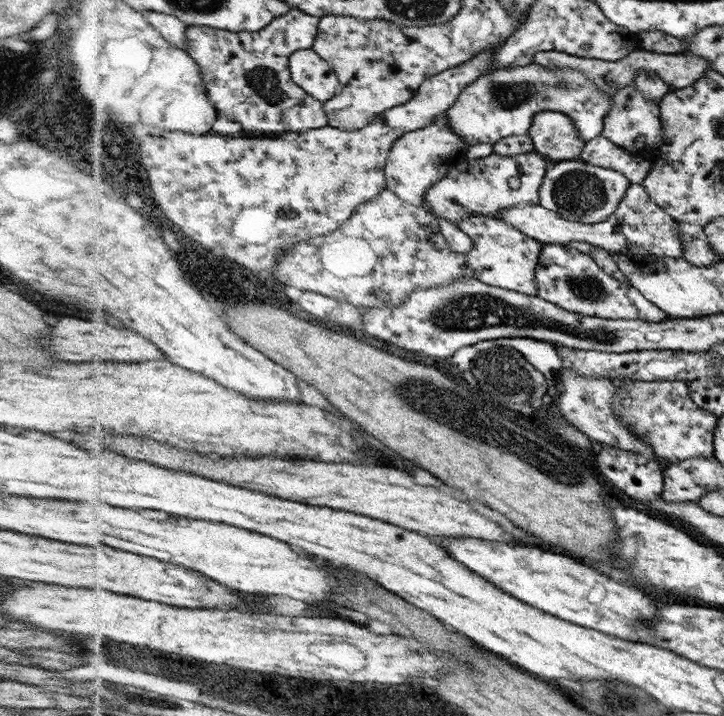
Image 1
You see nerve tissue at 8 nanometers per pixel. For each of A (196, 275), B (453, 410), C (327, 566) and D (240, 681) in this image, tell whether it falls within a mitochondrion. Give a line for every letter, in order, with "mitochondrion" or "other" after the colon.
A: other
B: mitochondrion
C: other
D: other

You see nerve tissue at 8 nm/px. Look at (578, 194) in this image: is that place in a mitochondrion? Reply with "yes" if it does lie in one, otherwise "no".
yes

